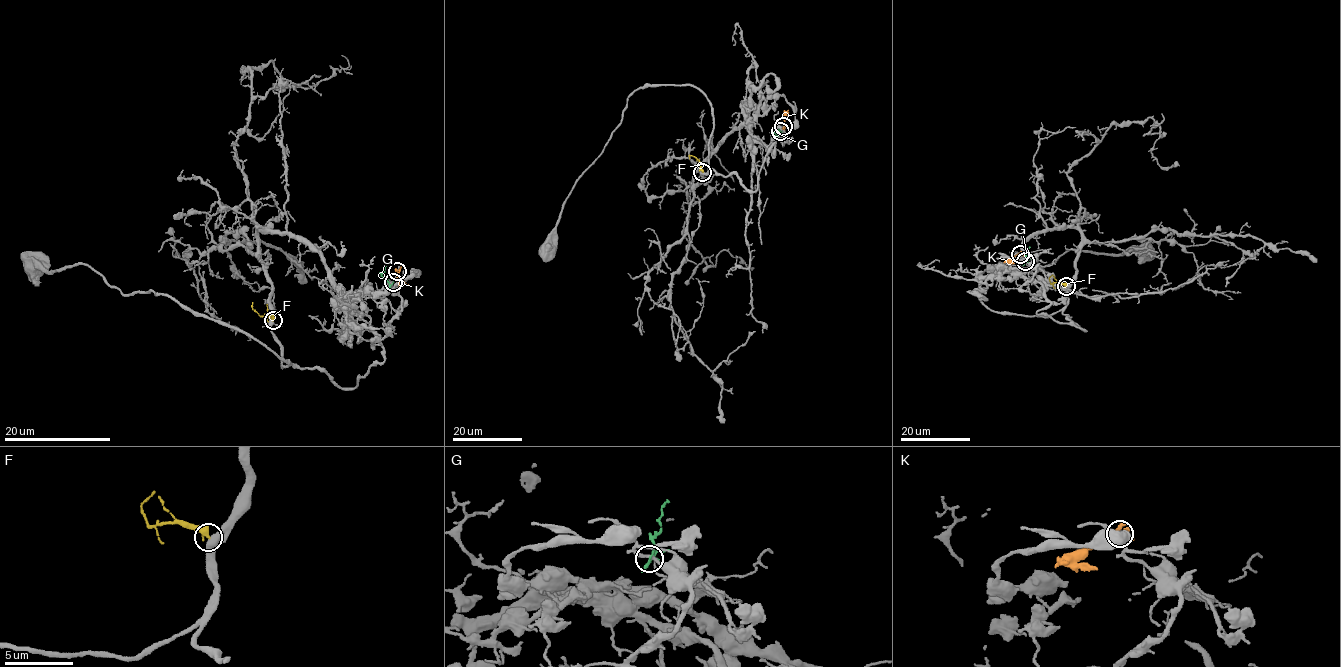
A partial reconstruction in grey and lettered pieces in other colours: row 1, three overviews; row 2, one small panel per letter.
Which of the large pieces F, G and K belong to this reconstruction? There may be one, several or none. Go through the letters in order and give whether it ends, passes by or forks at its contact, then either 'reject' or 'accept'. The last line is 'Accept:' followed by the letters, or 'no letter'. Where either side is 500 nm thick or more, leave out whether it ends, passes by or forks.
F: reject
G: it passes by; reject
K: it ends there; reject
Accept: no letter

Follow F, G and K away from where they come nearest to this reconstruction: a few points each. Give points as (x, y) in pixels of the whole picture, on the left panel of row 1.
F: (272, 321), (268, 315), (262, 315), (252, 309), (252, 302)
G: (392, 282), (391, 285), (382, 275), (386, 263), (382, 261)
K: (398, 271), (404, 285)

